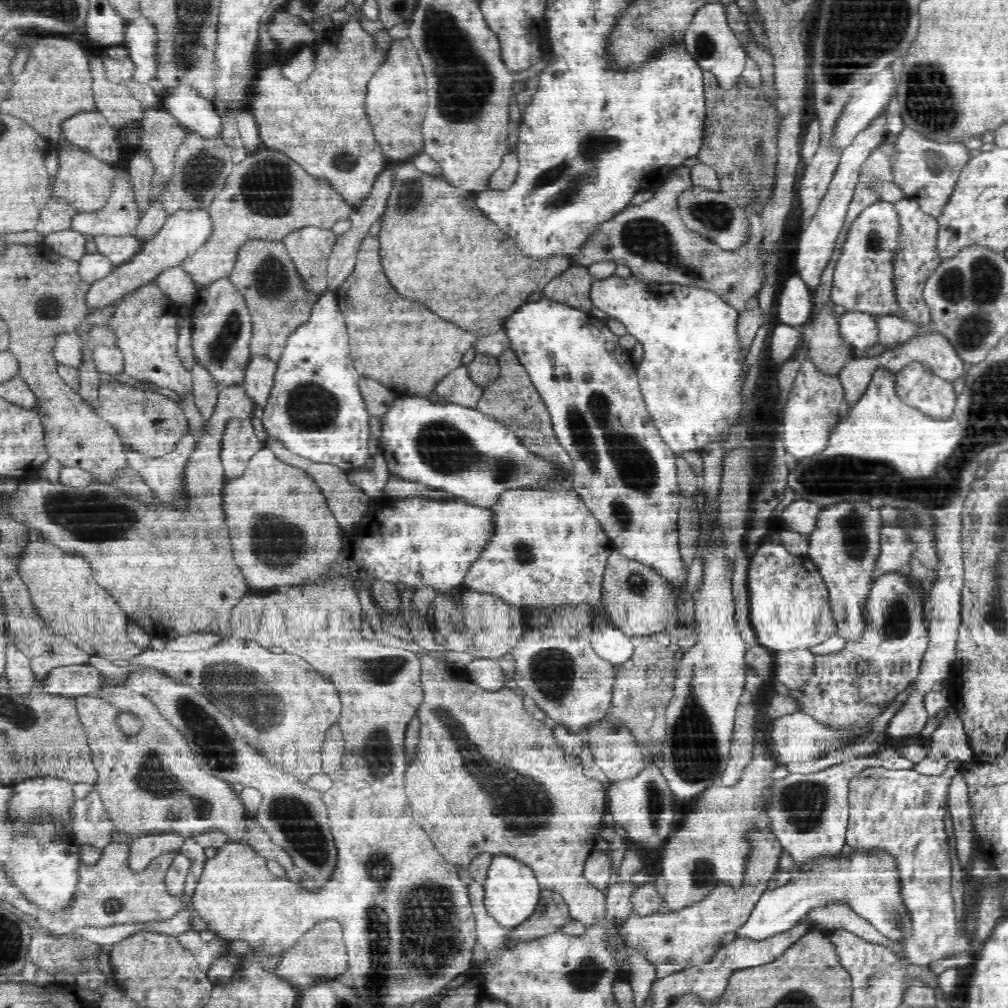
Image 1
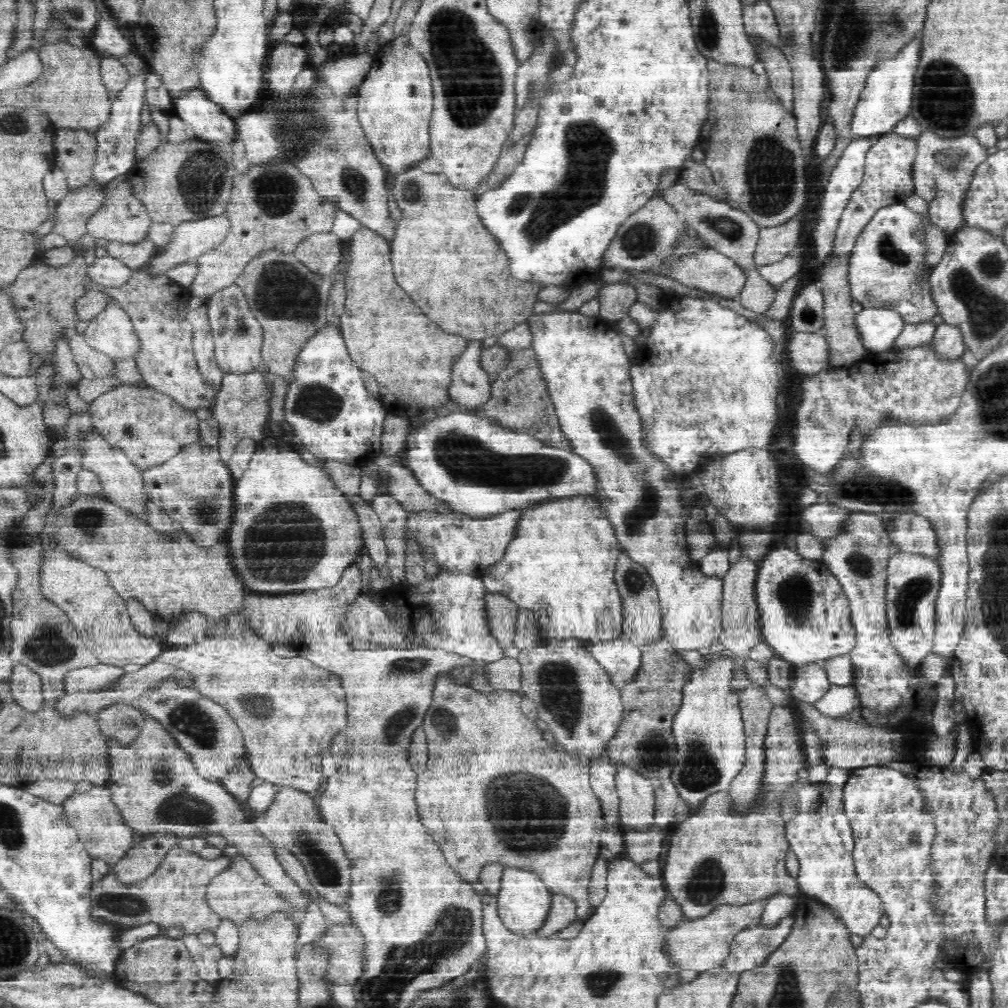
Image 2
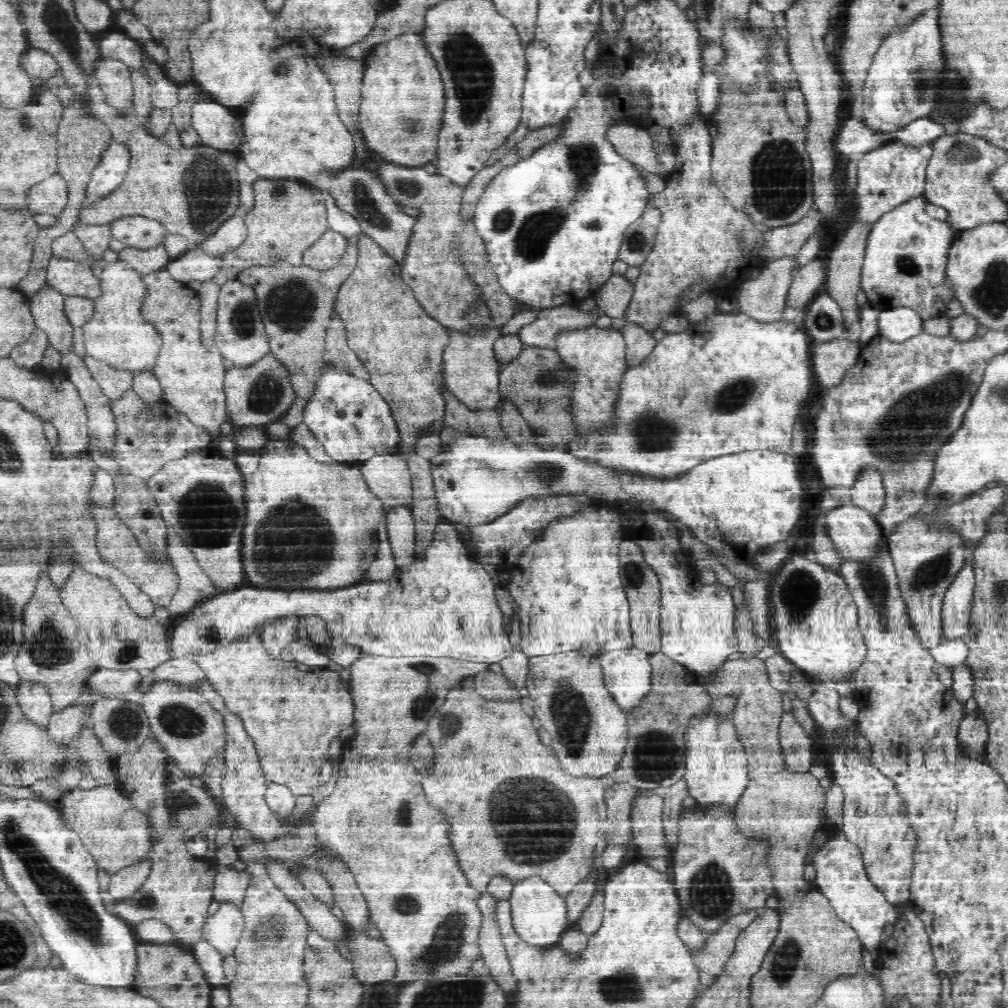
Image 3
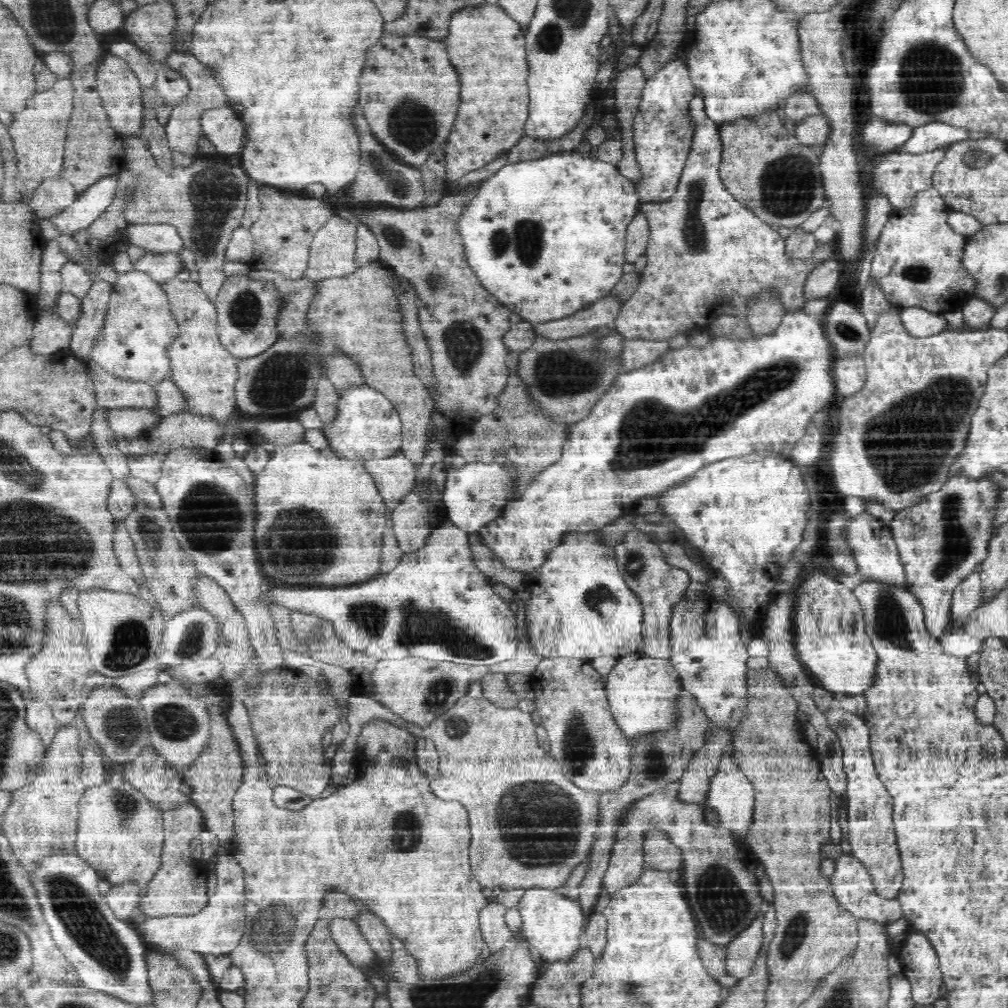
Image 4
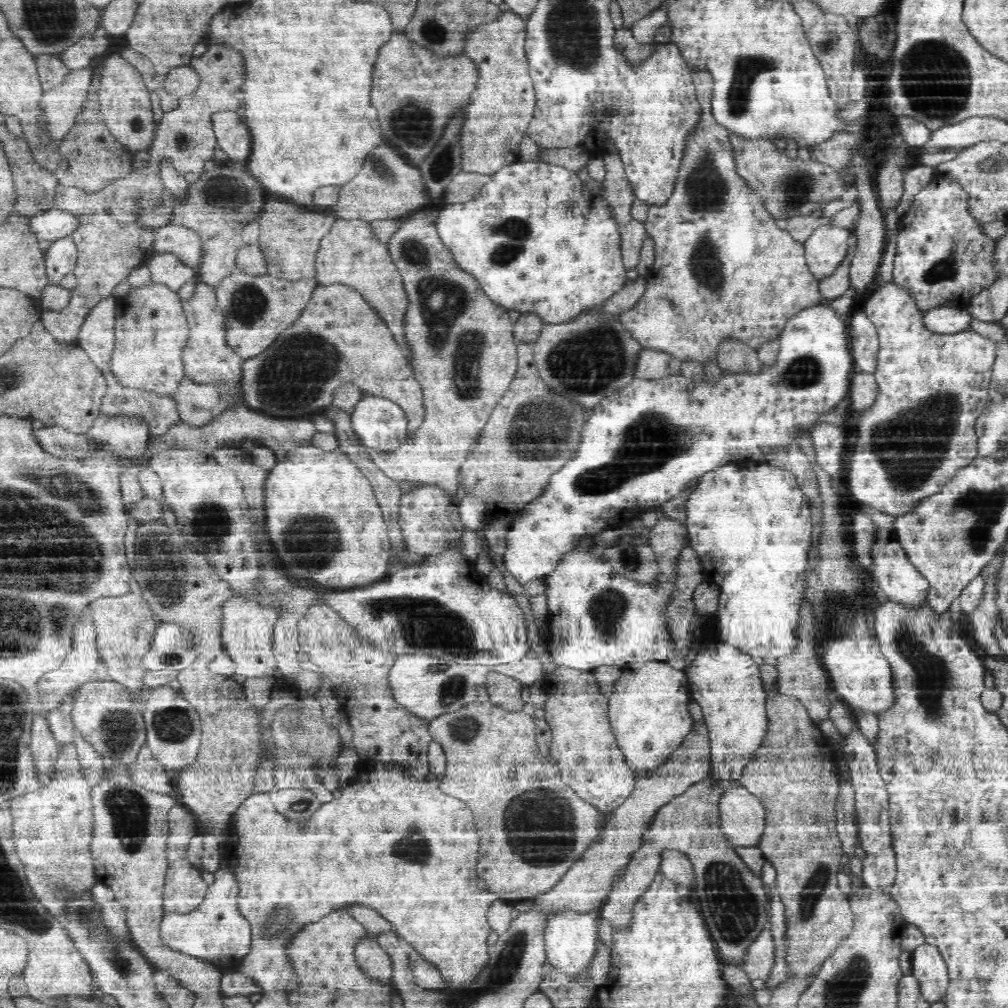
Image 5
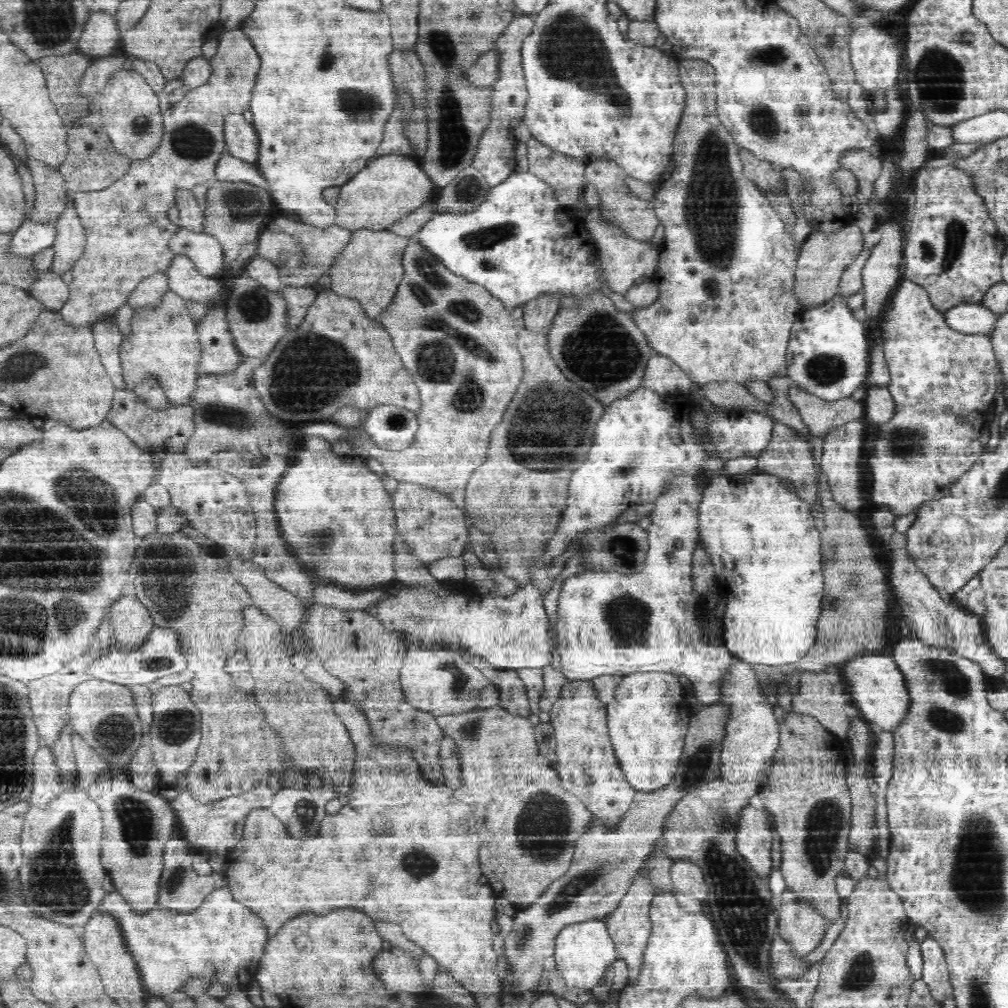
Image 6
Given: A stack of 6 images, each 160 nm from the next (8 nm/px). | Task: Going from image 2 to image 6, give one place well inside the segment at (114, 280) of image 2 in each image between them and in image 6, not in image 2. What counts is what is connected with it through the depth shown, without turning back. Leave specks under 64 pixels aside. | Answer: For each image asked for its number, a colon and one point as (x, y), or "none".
3: (119, 334)
4: (141, 327)
5: (152, 332)
6: (166, 342)

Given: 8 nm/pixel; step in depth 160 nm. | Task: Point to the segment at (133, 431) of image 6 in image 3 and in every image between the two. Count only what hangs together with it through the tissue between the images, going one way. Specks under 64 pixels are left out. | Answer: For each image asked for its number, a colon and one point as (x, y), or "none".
3: (114, 383)
4: (112, 393)
5: (160, 415)

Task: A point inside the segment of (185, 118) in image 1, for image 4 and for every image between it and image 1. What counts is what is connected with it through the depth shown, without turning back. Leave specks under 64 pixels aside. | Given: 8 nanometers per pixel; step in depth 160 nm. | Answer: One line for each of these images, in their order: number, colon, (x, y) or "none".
2: (209, 122)
3: (219, 129)
4: (224, 127)

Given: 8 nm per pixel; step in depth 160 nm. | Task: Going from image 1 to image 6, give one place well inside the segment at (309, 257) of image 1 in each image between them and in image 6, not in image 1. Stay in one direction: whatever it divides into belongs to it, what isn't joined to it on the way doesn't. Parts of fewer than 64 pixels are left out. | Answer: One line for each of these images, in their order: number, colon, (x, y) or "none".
2: (322, 253)
3: (328, 250)
4: (334, 252)
5: (352, 255)
6: (370, 270)

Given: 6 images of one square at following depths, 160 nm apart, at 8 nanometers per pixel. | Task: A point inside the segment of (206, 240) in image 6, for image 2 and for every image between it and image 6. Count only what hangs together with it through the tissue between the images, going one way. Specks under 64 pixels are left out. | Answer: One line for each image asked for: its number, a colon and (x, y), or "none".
2: (123, 219)
3: (141, 233)
4: (157, 238)
5: (187, 244)

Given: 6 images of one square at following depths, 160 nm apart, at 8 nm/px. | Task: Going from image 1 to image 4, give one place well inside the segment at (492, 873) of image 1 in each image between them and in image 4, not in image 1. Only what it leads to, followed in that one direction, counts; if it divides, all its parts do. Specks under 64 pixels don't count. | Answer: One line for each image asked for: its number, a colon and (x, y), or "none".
2: (525, 901)
3: (540, 915)
4: (554, 924)

